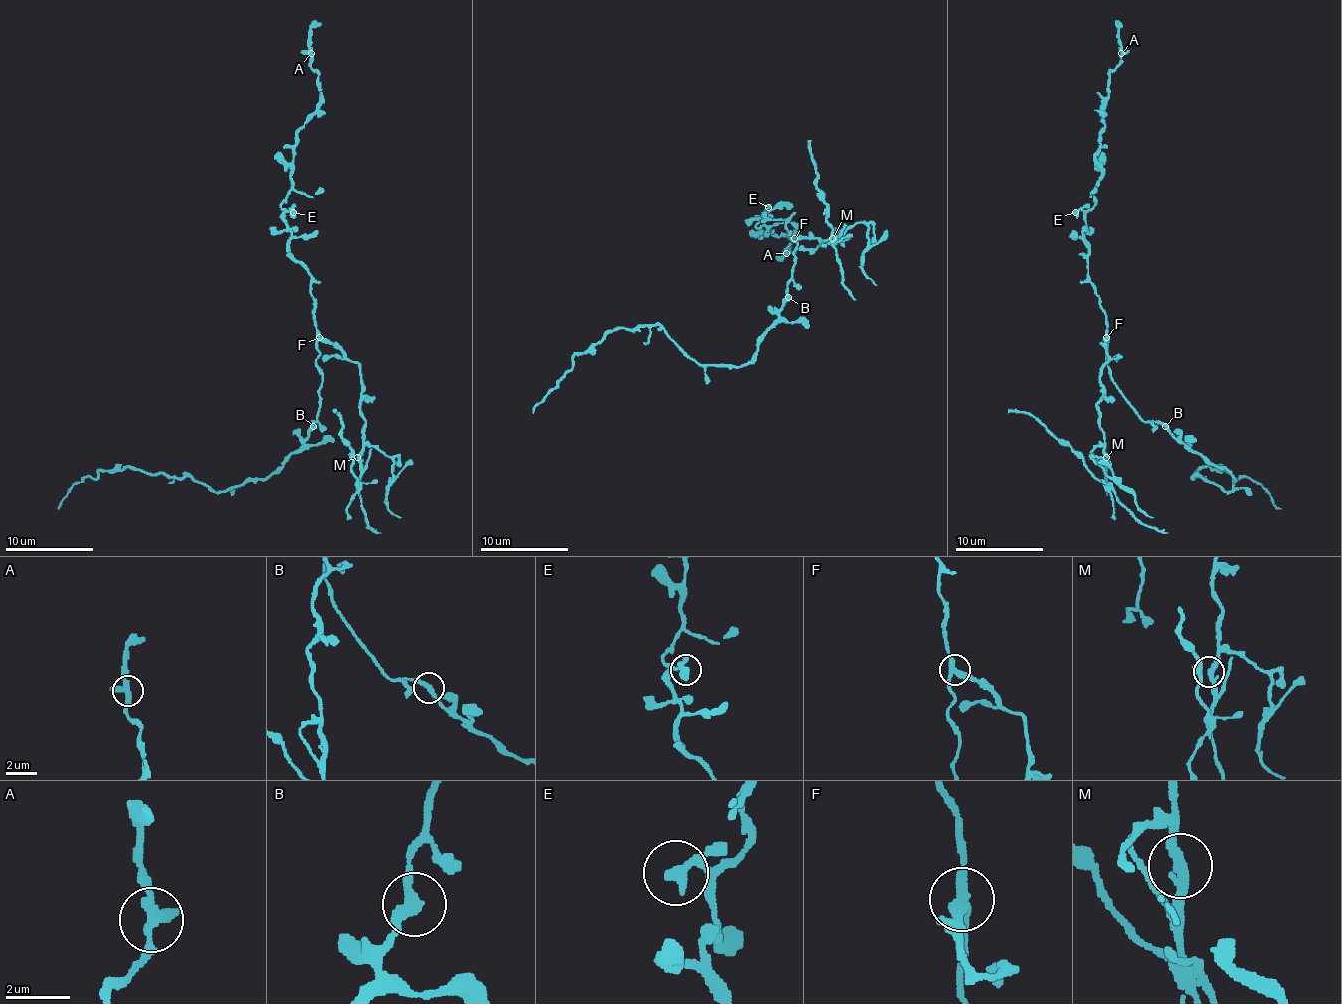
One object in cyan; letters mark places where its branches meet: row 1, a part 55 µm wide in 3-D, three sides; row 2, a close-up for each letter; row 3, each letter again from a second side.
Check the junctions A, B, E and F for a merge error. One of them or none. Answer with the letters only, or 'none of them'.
F

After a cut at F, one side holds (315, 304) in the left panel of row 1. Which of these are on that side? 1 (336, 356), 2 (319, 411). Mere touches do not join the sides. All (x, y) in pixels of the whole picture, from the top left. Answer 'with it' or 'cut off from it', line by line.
1: cut off from it
2: with it

